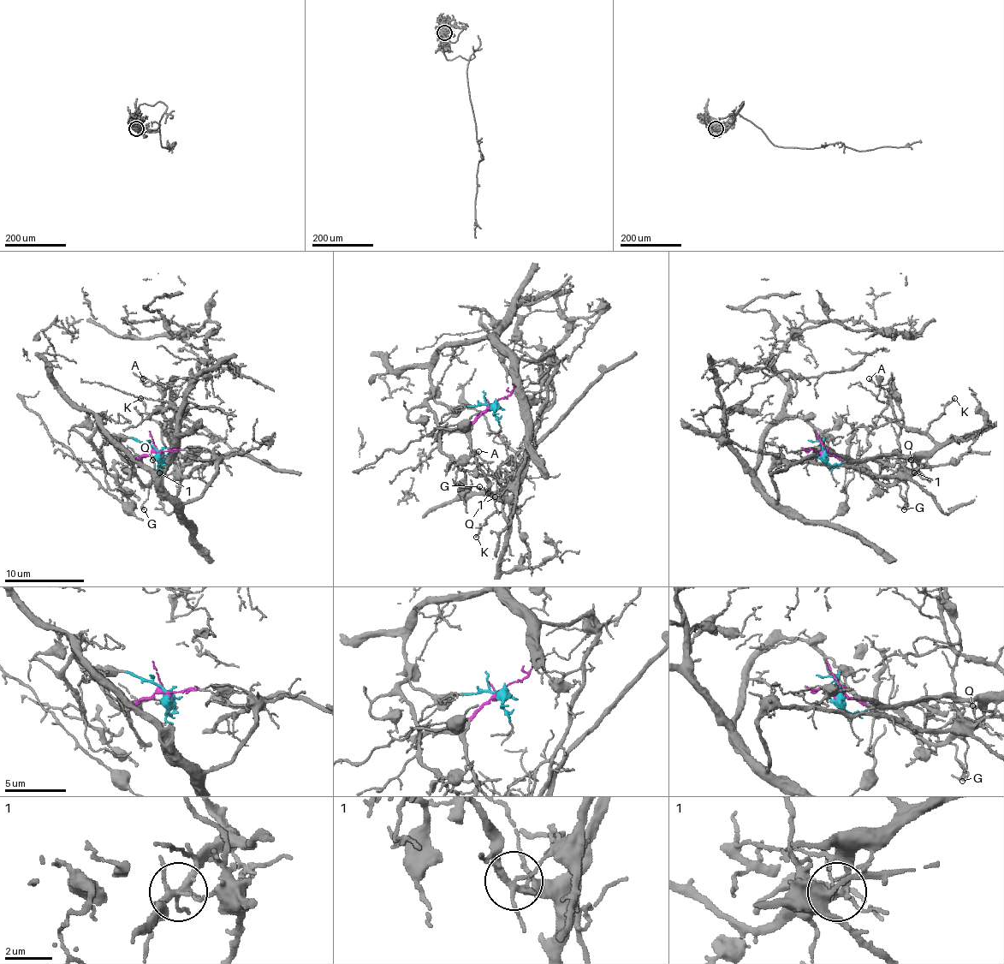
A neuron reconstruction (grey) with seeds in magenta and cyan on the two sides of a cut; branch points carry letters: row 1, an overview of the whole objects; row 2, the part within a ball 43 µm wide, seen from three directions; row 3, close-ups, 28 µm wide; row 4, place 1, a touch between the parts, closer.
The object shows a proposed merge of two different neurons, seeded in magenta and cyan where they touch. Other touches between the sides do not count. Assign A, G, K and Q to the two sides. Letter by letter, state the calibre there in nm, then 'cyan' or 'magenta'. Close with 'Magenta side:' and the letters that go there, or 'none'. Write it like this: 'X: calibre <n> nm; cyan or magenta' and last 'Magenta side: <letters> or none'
A: calibre 150 nm; magenta
G: calibre 130 nm; magenta
K: calibre 140 nm; magenta
Q: calibre 120 nm; magenta
Magenta side: A, G, K, Q

